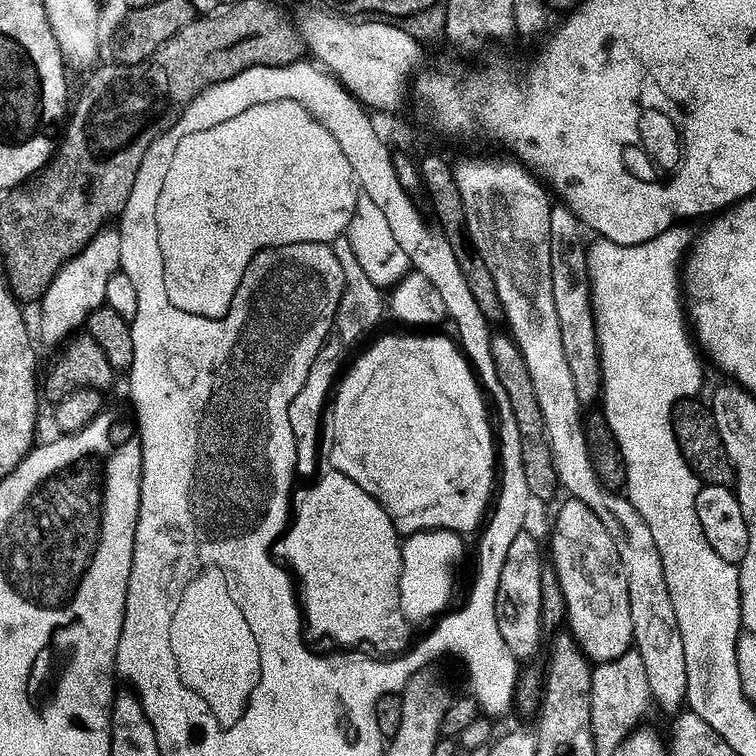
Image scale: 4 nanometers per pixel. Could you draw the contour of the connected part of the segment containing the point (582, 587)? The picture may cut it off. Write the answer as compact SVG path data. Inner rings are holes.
M569 499L568 504L564 504L560 508L560 513L556 516L556 529L552 532L552 556L550 562L557 570L558 582L561 584L562 594L565 596L565 604L568 607L566 624L570 626L570 635L576 639L576 644L584 652L593 665L599 666L609 664L618 658L622 658L627 652L633 651L634 641L634 622L630 618L630 590L626 582L626 574L622 570L622 562L618 558L618 550L614 546L614 538L610 538L610 534L606 530L606 526L602 526L602 522L598 522L598 514L594 514L594 510L590 510L590 506L586 506L582 502Z

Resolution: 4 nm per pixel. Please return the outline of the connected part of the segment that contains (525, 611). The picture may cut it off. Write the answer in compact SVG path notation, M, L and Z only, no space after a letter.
M525 530L514 538L502 566L502 579L499 582L498 598L496 599L496 617L499 630L506 644L518 660L532 657L538 650L544 632L541 628L542 608L542 568L544 557L539 542L531 531Z

